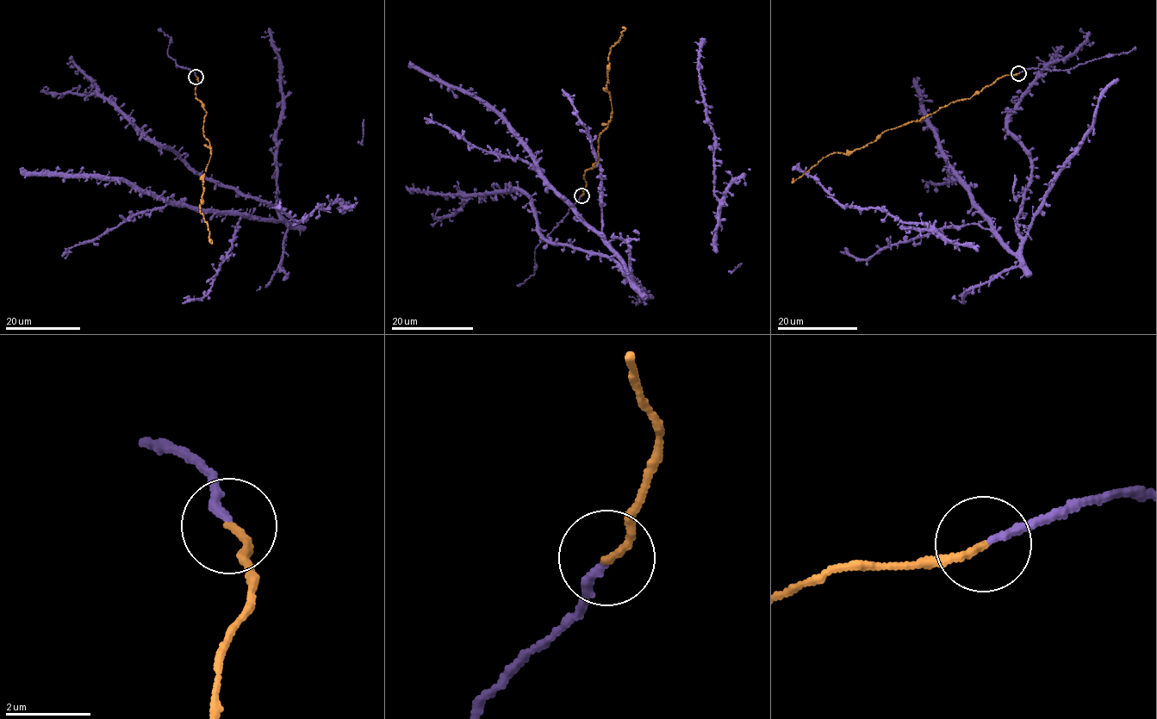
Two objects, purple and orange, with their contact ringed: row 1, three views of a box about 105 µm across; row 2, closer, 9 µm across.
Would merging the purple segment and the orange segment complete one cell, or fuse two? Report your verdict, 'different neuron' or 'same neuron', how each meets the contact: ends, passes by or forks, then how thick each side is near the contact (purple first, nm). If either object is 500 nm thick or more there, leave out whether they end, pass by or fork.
same neuron | purple ends | orange ends | 180/170 nm

